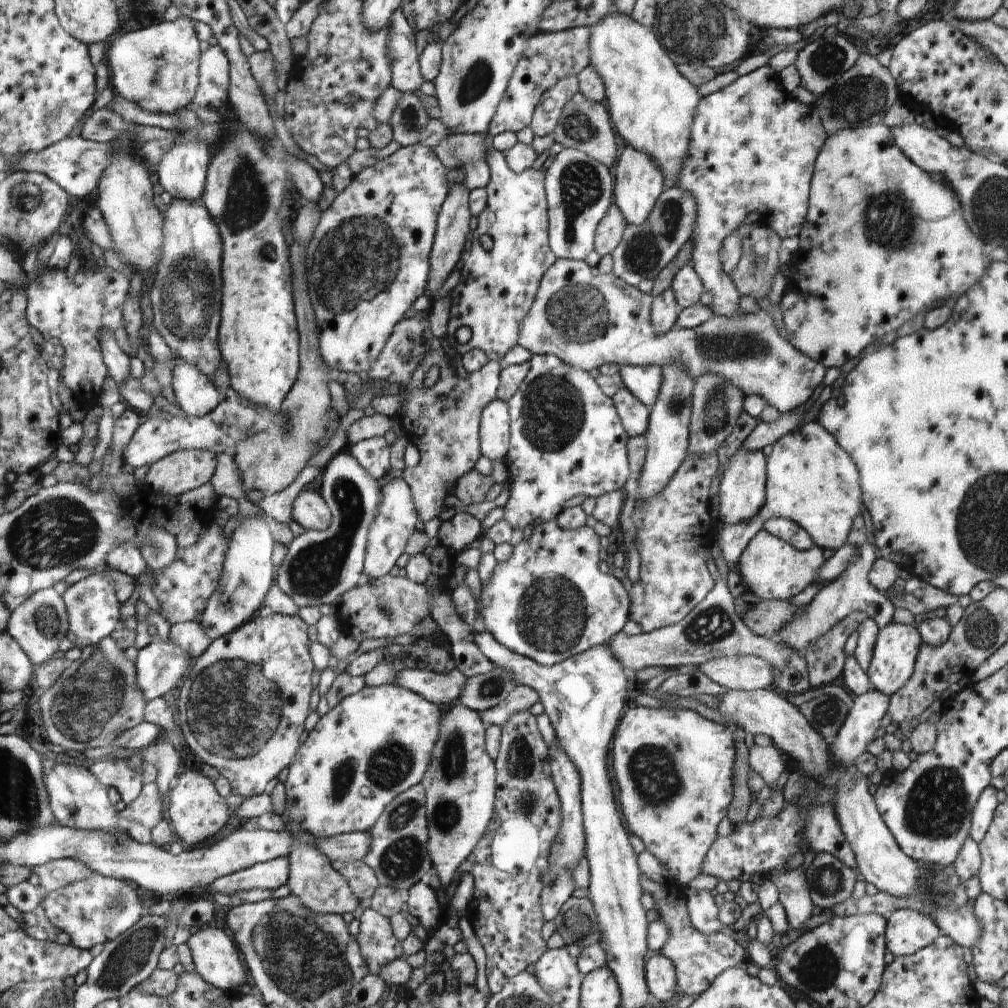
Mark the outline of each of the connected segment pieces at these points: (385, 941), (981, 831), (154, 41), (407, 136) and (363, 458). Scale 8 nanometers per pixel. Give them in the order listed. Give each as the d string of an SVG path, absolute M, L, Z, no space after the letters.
M367 906L357 917L360 921L357 936L360 954L368 962L369 973L379 975L382 966L401 958L401 942L394 937L390 920L374 908Z
M987 786L978 797L974 808L971 812L971 823L969 824L969 837L980 844L985 837L988 827L992 822L995 810L999 806L996 799L998 790L992 786Z
M184 16L174 22L164 20L118 34L110 41L109 63L120 98L127 98L150 112L174 115L196 102L203 52L195 22Z
M405 92L398 99L387 123L392 127L393 141L398 146L420 144L420 131L430 120L426 109L416 94Z
M384 436L368 438L348 449L358 463L374 476L374 480L380 480L390 473L392 469L390 450L393 448L388 445Z

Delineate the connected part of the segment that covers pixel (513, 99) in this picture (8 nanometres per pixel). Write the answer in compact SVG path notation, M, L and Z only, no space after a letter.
M587 26L574 27L566 32L540 33L534 35L534 42L526 45L526 54L522 54L510 80L510 90L506 90L506 102L498 106L498 114L490 124L487 134L491 137L505 130L518 132L531 123L533 110L542 103L541 96L545 90L565 76L576 75L589 67L589 36Z

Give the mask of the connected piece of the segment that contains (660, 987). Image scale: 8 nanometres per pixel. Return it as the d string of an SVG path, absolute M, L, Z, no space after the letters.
M656 953L650 958L646 979L648 980L649 990L654 994L656 1001L668 1002L676 994L676 978L674 976L674 962L666 958L661 953Z

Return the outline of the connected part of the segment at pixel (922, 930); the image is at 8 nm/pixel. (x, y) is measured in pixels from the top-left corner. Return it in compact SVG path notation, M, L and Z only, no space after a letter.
M914 909L895 910L887 922L886 947L895 957L917 953L942 935L934 918Z

